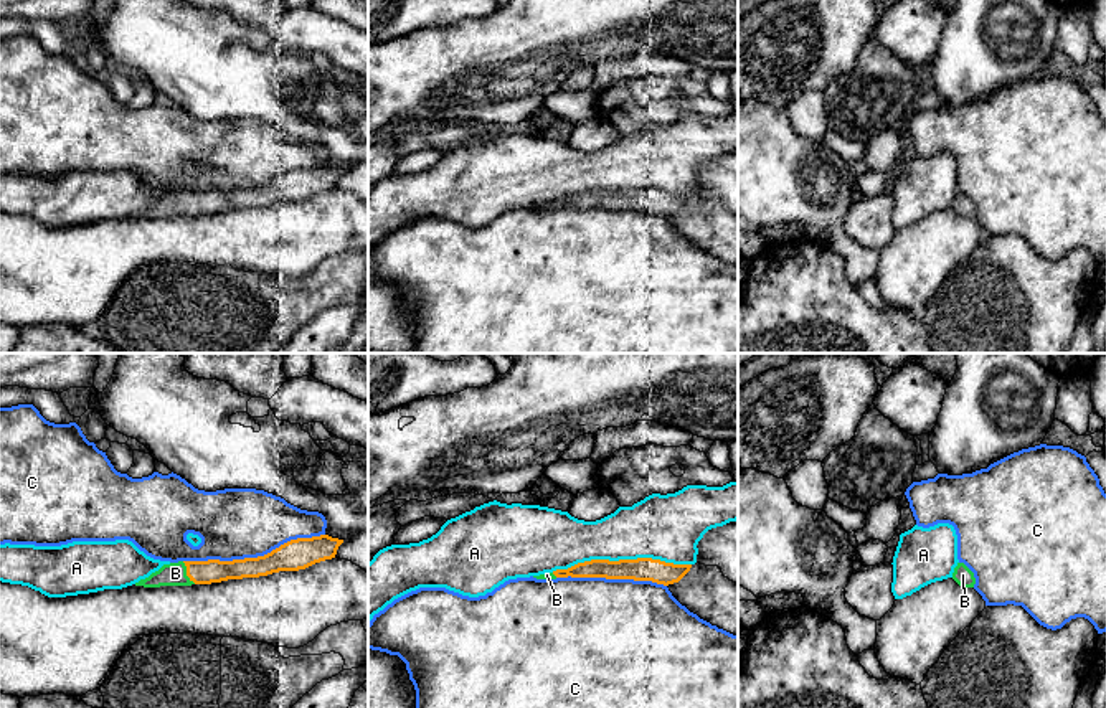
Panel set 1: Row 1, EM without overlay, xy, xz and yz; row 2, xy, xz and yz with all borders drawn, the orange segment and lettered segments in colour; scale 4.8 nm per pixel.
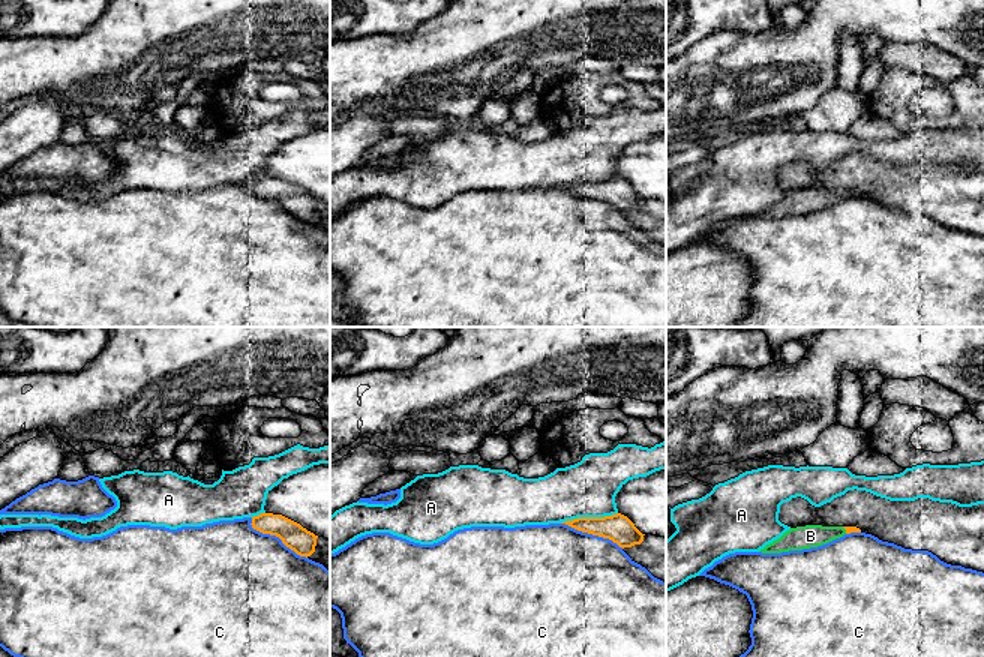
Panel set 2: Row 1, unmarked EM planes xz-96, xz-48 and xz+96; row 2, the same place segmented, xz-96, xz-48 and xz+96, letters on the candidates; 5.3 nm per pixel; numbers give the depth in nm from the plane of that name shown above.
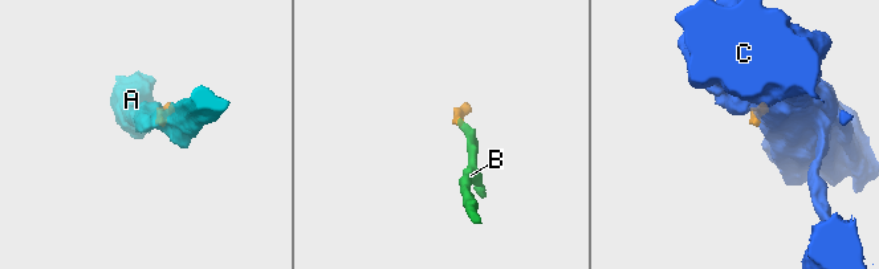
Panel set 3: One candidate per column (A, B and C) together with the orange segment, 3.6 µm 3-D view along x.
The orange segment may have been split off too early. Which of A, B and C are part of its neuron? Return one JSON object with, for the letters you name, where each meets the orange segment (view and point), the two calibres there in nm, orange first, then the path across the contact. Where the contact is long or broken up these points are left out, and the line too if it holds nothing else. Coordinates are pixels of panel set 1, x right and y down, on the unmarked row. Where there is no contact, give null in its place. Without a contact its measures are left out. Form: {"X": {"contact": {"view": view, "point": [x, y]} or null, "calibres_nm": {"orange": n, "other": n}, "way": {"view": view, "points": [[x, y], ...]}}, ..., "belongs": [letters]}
{"B": {"contact": {"view": "xy", "point": [187, 203]}, "calibres_nm": {"orange": 110, "other": 110}, "way": {"view": "xy", "points": [[208, 202], [187, 203], [175, 203]]}}, "belongs": ["B"]}

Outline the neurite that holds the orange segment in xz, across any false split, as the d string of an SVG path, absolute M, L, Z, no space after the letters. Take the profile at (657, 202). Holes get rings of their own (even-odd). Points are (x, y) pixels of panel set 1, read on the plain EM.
M652 188L637 190L591 190L578 193L568 200L556 200L553 203L545 203L533 206L536 210L556 210L556 208L606 208L606 210L634 210L634 211L652 211L657 215L674 215L678 213L688 201L692 195L674 195Z

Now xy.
M328 165L291 170L271 183L258 188L233 191L178 191L163 195L149 208L140 210L135 216L191 216L211 215L228 210L259 208L279 201L299 201L315 193L332 190L343 170Z

